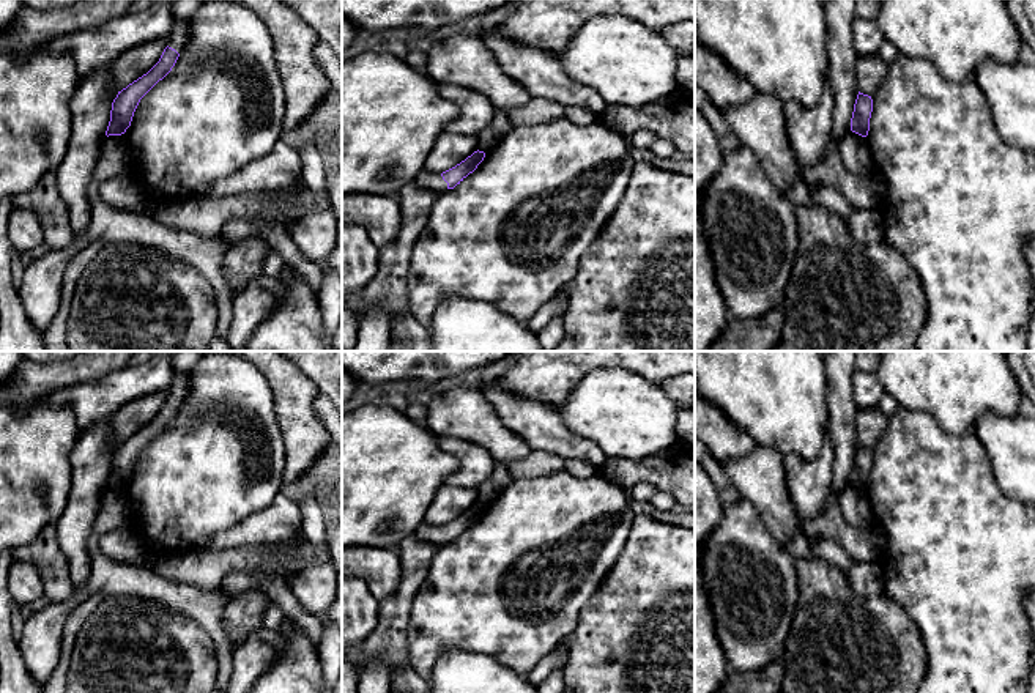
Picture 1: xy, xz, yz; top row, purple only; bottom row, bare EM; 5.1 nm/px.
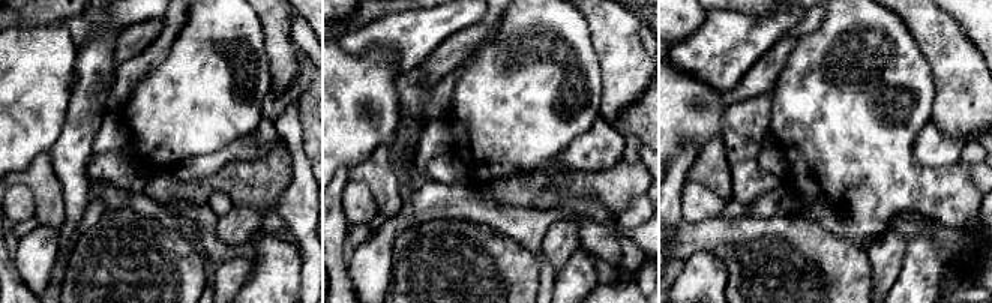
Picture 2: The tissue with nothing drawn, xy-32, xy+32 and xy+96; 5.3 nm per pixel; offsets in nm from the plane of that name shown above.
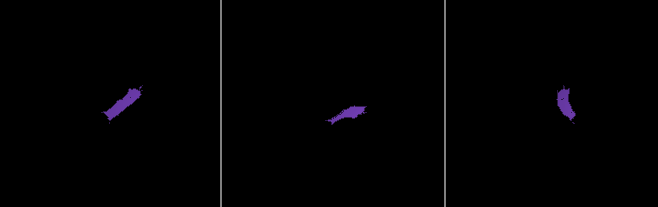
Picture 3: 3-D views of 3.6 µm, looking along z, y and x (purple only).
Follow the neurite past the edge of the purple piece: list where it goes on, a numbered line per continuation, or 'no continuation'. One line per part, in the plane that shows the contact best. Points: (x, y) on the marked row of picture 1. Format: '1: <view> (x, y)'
1: xy (177, 40)
2: xz (429, 180)

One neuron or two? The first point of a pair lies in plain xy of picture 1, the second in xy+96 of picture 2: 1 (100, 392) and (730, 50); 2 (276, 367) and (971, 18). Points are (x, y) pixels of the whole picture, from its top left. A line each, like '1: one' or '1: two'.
1: one
2: two

